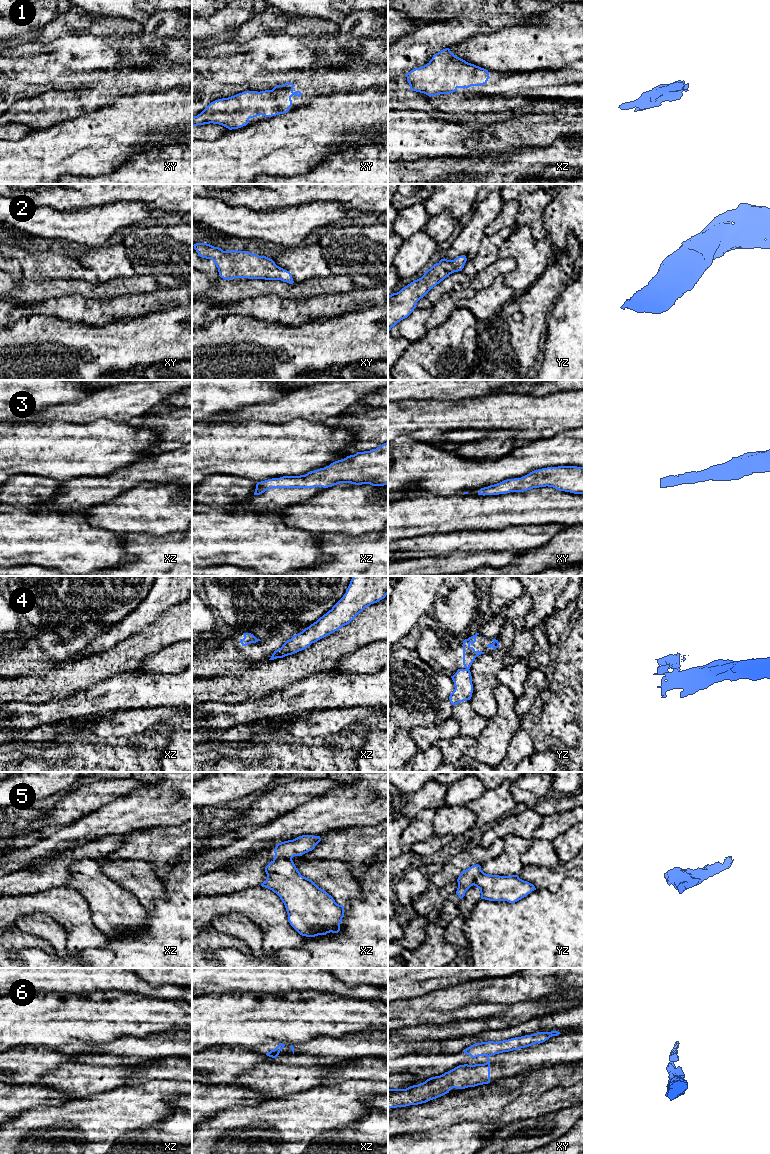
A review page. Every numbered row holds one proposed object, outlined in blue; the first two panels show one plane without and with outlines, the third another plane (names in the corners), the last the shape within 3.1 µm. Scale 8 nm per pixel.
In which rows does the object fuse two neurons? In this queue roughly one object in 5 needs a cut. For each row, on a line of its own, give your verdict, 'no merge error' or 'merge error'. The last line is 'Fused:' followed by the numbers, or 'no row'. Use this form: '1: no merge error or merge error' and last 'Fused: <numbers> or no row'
1: no merge error
2: no merge error
3: no merge error
4: merge error
5: merge error
6: merge error
Fused: 4, 5, 6

